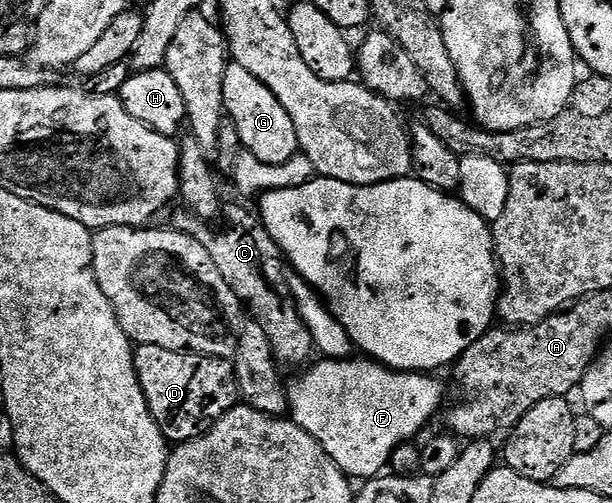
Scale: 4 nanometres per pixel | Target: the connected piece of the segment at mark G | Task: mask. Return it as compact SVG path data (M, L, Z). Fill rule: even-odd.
M235 63L229 64L225 71L225 82L222 83L224 92L224 107L227 116L236 124L236 133L245 150L262 159L262 163L281 165L290 158L297 156L300 144L294 123L274 95L274 91L246 71L246 67Z

